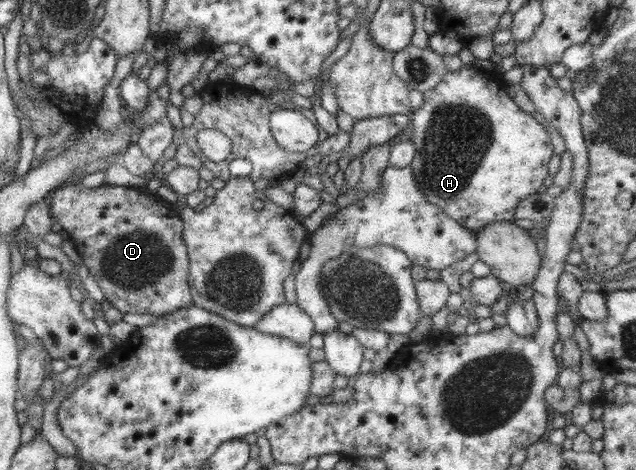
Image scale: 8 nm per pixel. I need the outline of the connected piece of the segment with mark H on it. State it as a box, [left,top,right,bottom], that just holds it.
[409,66,554,232]

